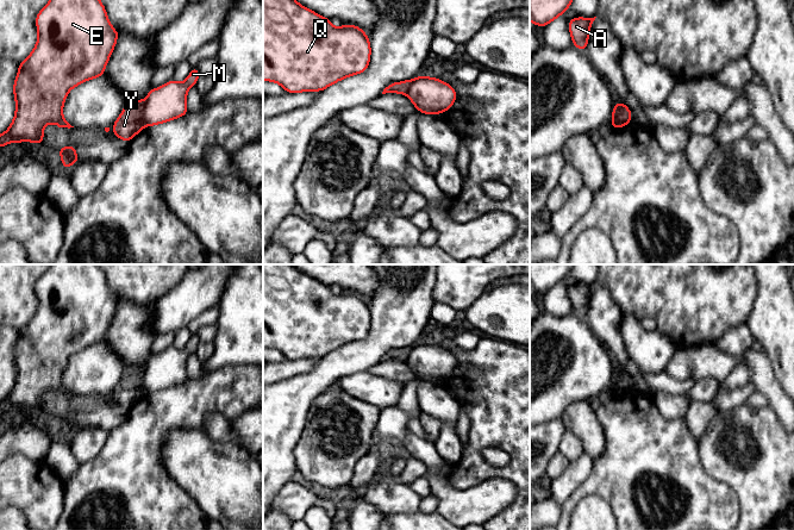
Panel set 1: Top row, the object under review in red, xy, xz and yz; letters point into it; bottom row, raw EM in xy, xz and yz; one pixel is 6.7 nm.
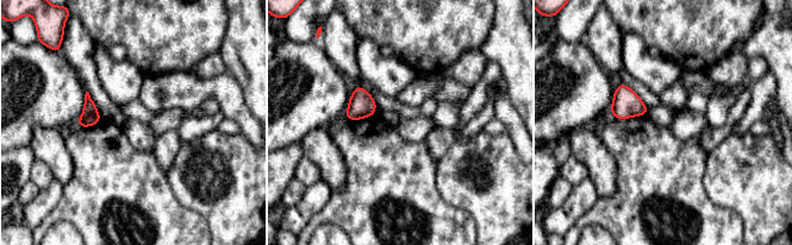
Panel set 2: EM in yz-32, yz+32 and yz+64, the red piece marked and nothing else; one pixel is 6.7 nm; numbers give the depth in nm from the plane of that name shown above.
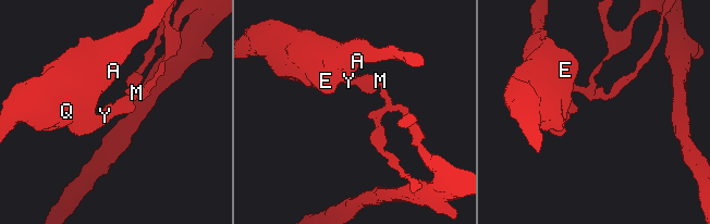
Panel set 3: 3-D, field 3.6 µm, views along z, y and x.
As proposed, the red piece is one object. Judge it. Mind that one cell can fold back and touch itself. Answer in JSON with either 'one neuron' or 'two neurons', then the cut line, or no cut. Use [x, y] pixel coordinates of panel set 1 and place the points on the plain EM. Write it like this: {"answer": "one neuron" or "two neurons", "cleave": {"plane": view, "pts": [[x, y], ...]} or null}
{"answer": "two neurons", "cleave": {"plane": "yz", "pts": [[619, 368], [616, 387], [626, 391]]}}

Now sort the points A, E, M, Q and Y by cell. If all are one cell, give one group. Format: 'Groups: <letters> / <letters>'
Groups: A E Q Y / M

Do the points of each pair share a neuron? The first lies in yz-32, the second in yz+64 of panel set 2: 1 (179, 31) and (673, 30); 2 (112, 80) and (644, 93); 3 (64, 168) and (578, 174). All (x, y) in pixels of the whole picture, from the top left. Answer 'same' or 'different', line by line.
1: same
2: different
3: different

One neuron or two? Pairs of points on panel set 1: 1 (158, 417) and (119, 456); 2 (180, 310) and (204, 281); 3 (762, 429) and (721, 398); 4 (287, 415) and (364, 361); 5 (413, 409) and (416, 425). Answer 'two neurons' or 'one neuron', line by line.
1: one neuron
2: one neuron
3: two neurons
4: one neuron
5: one neuron

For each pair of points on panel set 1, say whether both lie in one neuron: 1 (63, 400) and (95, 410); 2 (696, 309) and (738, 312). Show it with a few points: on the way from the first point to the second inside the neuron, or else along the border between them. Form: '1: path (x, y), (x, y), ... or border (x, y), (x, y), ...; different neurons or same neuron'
1: path (72, 403), (87, 409); same neuron
2: path (707, 309), (727, 309); same neuron

